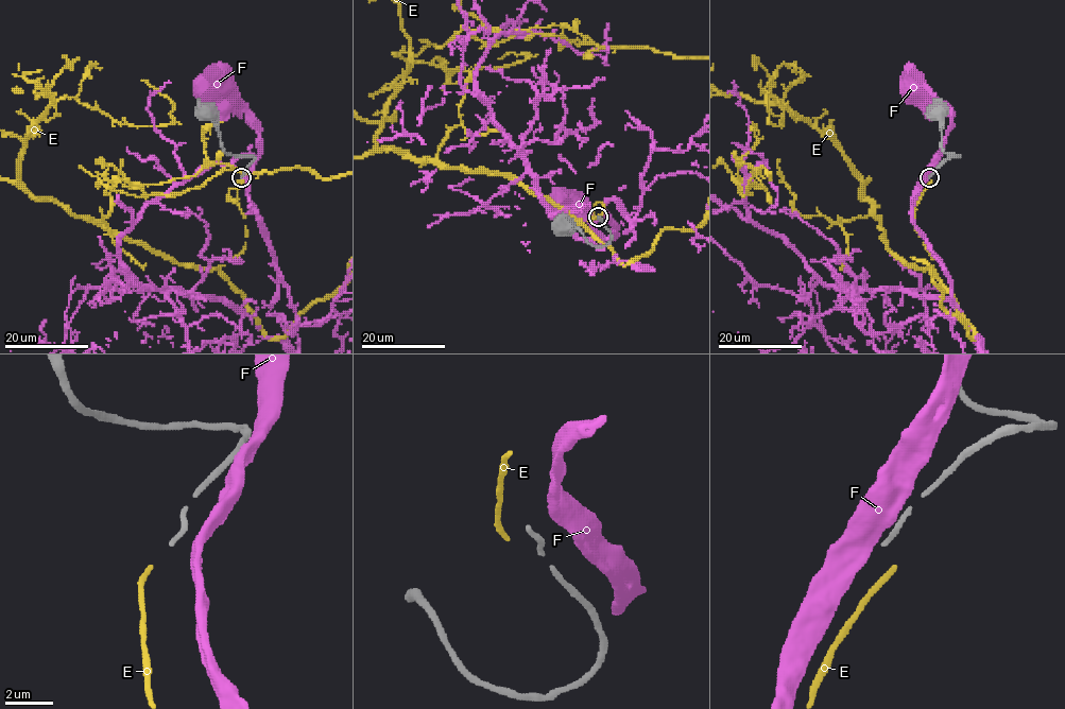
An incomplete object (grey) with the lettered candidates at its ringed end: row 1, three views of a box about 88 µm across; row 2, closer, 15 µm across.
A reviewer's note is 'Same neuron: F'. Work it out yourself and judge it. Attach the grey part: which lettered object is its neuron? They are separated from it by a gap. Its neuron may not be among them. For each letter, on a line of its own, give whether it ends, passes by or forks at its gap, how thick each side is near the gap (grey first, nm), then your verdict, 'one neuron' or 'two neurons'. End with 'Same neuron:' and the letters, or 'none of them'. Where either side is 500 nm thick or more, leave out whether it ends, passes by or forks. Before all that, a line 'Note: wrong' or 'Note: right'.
Note: wrong
E: it ends; calibres 200 and 240 nm; two neurons
F: calibres 200 and 700 nm; two neurons
Same neuron: none of them

